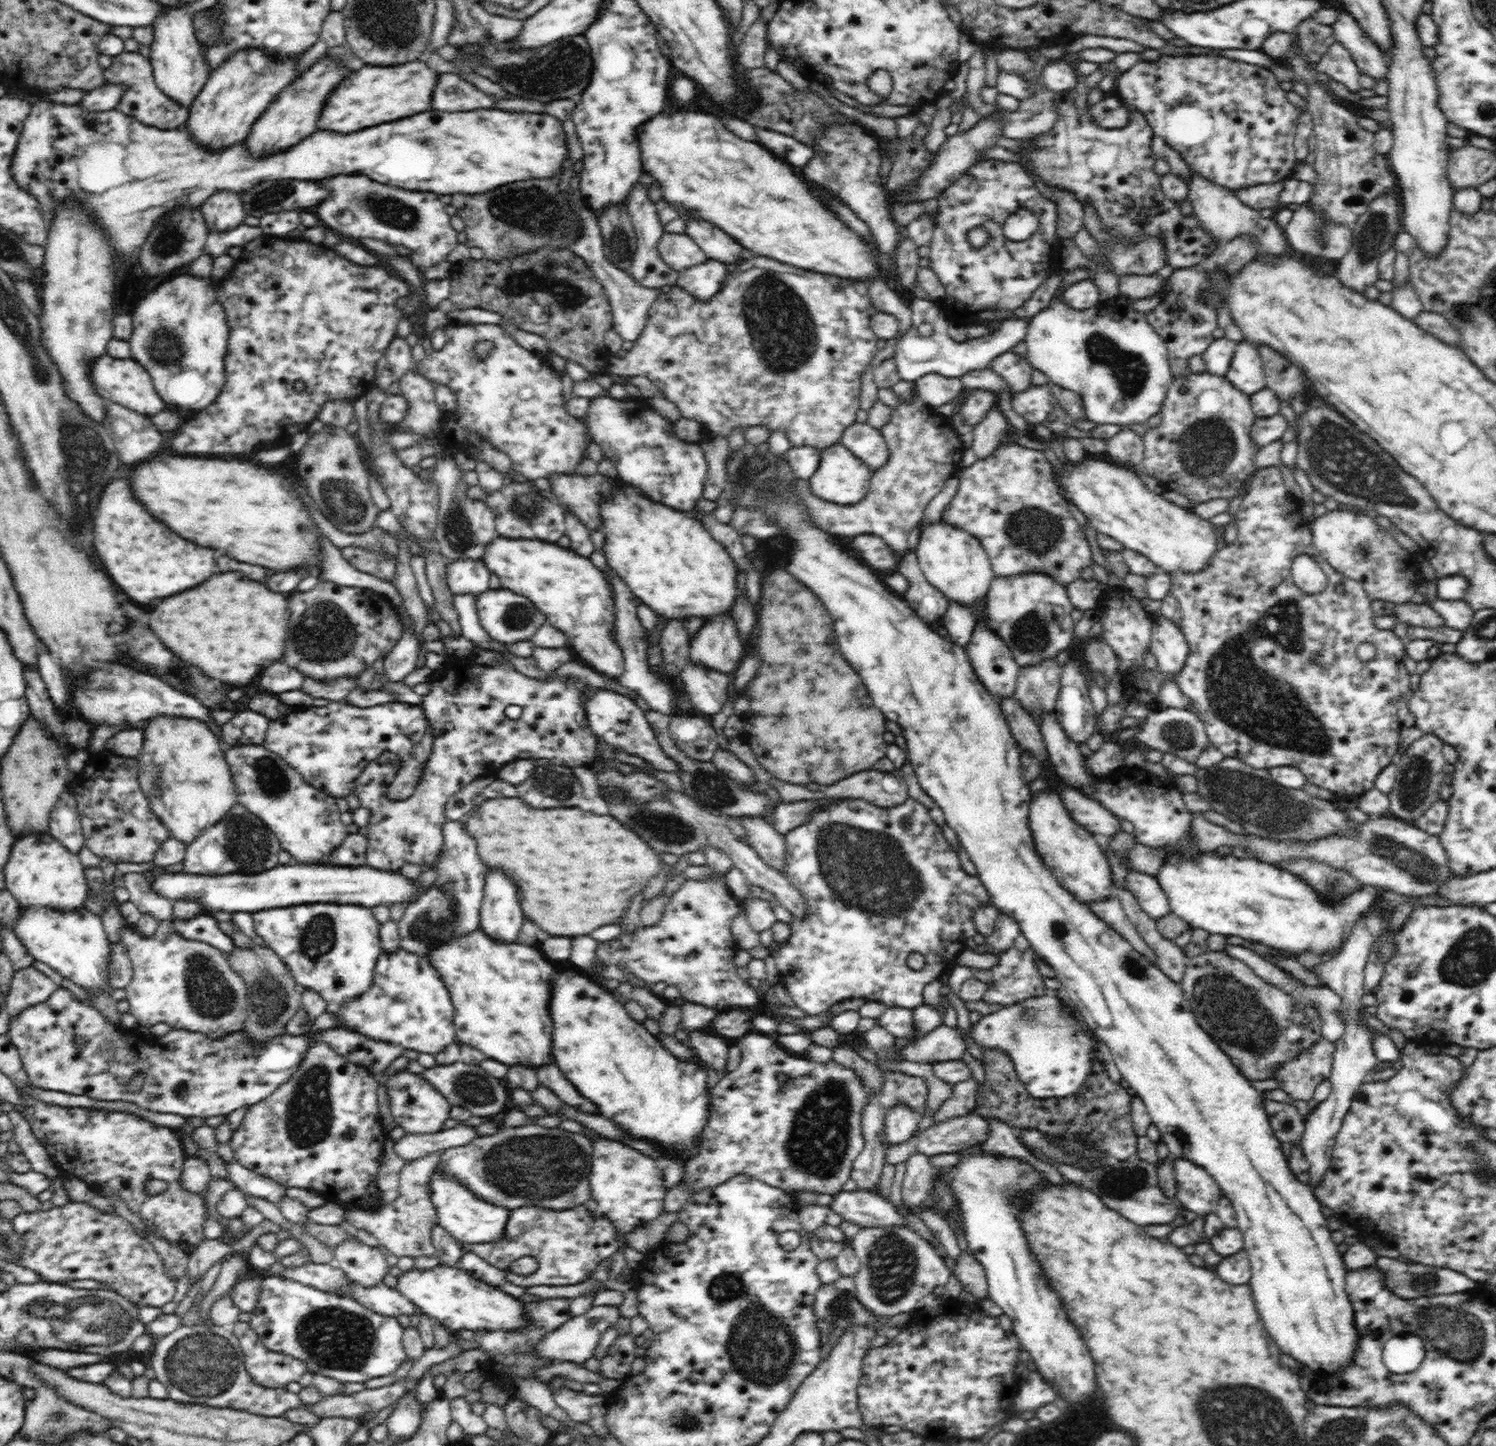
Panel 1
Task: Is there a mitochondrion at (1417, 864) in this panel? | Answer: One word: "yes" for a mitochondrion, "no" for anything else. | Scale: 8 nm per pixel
yes

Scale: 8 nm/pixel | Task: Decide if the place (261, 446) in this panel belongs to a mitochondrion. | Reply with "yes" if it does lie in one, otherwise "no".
no

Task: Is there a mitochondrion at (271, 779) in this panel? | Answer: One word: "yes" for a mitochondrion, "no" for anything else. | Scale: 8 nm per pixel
yes

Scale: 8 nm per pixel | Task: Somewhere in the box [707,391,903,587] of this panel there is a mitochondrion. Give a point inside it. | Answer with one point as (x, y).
(758, 481)

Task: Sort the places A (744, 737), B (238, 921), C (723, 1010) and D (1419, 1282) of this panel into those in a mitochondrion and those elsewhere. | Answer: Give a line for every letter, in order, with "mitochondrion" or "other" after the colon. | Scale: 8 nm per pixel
A: other
B: other
C: other
D: mitochondrion

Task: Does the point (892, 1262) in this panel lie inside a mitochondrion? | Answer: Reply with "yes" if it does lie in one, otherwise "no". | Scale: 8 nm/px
yes

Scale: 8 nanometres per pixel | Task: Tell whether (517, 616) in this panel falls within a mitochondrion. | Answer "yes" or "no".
yes

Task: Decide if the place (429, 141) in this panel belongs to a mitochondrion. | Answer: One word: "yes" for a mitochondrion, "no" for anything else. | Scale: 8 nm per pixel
yes

